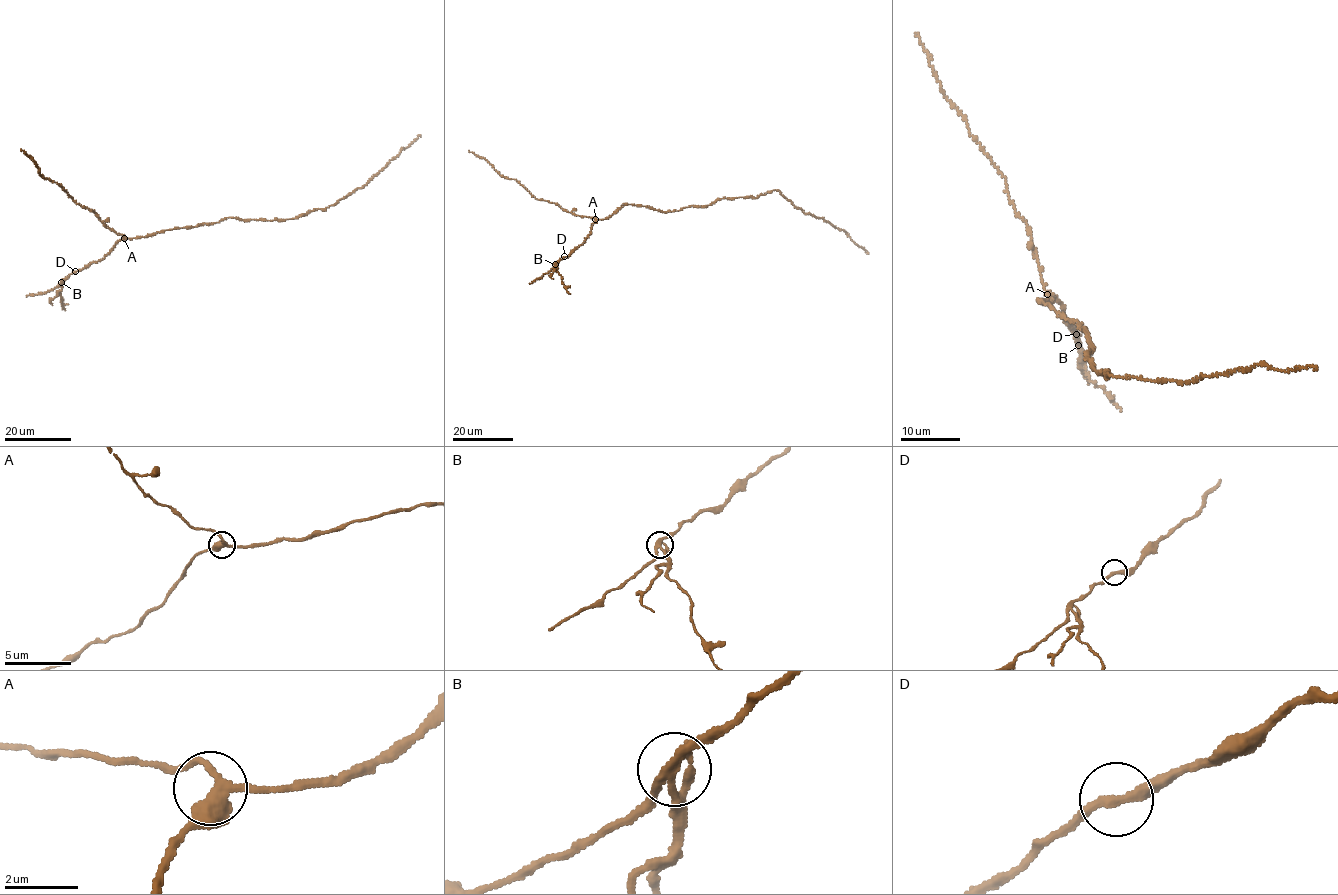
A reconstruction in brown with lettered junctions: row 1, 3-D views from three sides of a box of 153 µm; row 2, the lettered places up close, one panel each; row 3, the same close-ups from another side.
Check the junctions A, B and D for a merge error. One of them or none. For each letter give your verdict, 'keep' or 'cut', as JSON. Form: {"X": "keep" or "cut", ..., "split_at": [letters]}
{"A": "keep", "B": "cut", "D": "keep", "split_at": ["B"]}

